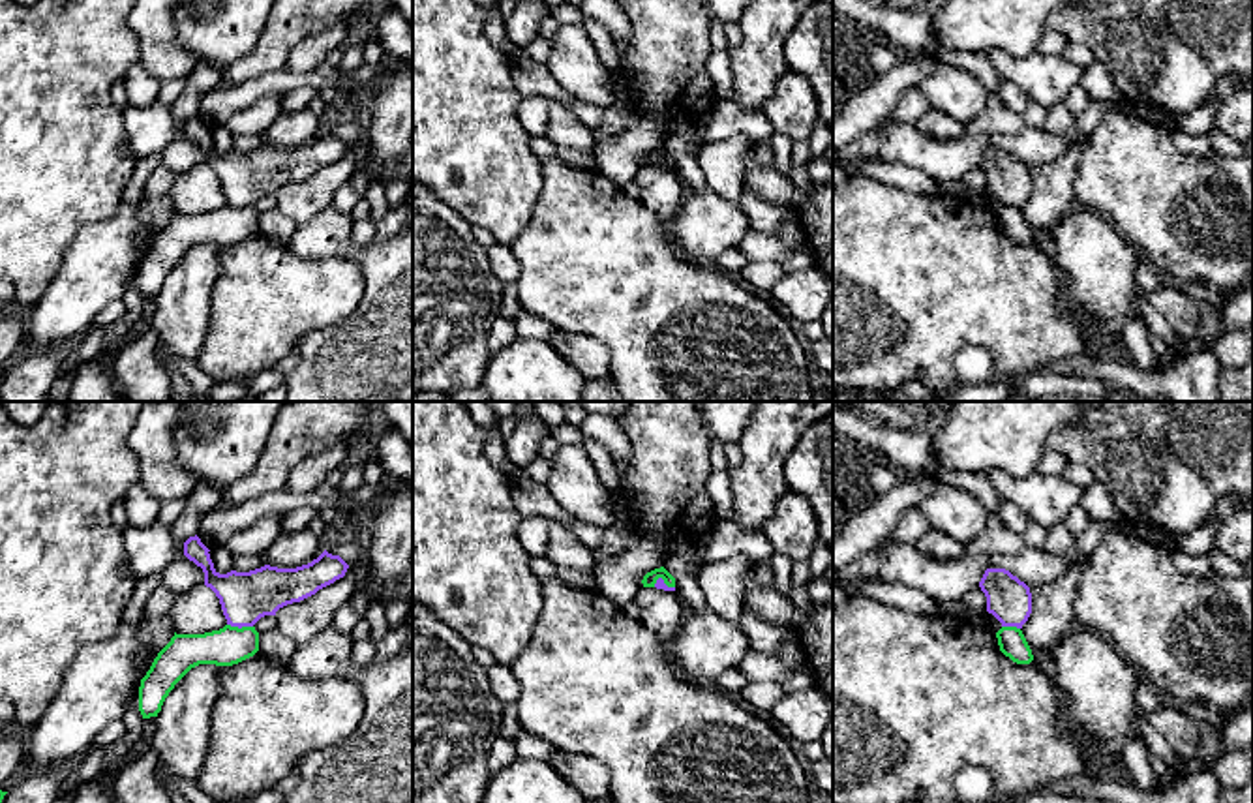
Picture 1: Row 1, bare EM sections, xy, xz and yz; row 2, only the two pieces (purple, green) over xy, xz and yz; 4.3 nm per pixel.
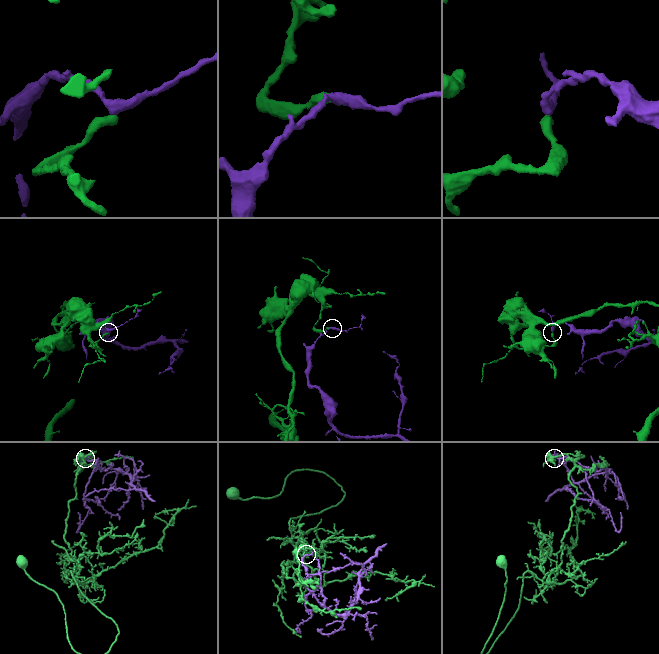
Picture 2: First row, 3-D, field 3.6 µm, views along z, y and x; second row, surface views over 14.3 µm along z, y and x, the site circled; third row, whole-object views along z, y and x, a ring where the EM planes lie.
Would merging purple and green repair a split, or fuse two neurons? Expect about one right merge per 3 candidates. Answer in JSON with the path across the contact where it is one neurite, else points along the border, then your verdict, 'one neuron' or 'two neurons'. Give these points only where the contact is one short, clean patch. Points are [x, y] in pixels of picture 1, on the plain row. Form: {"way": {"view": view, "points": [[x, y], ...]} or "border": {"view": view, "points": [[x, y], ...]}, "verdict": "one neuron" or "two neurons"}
{"border": {"view": "xy", "points": [[227, 203], [252, 207]]}, "verdict": "two neurons"}

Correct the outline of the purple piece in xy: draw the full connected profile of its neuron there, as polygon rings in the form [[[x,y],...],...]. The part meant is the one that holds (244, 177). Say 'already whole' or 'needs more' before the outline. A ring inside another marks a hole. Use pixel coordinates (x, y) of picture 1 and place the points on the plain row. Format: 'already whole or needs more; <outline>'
already whole; [[[197,114],[184,122],[184,135],[203,148],[204,165],[219,178],[227,205],[238,208],[253,206],[261,197],[276,195],[279,188],[315,174],[343,158],[349,148],[340,135],[325,129],[296,148],[264,144],[249,152],[219,154],[208,131]]]

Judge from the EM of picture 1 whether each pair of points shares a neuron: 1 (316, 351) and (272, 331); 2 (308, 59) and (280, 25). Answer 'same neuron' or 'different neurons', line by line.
1: different neurons
2: different neurons

